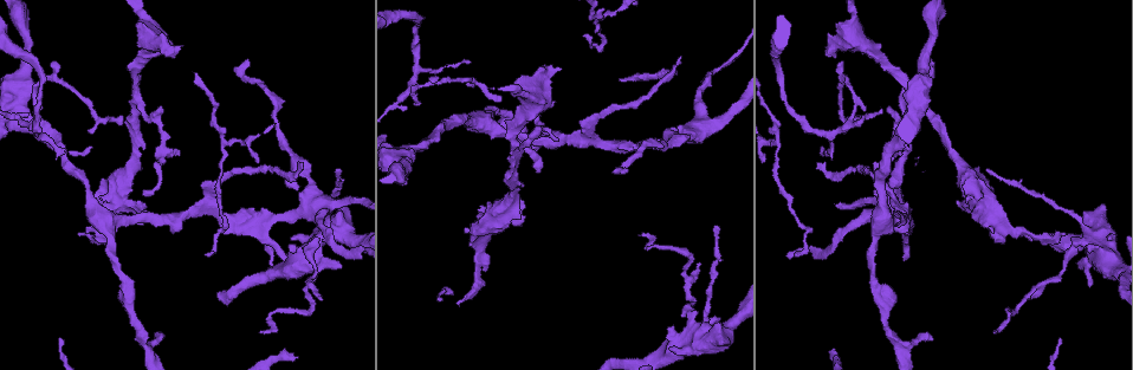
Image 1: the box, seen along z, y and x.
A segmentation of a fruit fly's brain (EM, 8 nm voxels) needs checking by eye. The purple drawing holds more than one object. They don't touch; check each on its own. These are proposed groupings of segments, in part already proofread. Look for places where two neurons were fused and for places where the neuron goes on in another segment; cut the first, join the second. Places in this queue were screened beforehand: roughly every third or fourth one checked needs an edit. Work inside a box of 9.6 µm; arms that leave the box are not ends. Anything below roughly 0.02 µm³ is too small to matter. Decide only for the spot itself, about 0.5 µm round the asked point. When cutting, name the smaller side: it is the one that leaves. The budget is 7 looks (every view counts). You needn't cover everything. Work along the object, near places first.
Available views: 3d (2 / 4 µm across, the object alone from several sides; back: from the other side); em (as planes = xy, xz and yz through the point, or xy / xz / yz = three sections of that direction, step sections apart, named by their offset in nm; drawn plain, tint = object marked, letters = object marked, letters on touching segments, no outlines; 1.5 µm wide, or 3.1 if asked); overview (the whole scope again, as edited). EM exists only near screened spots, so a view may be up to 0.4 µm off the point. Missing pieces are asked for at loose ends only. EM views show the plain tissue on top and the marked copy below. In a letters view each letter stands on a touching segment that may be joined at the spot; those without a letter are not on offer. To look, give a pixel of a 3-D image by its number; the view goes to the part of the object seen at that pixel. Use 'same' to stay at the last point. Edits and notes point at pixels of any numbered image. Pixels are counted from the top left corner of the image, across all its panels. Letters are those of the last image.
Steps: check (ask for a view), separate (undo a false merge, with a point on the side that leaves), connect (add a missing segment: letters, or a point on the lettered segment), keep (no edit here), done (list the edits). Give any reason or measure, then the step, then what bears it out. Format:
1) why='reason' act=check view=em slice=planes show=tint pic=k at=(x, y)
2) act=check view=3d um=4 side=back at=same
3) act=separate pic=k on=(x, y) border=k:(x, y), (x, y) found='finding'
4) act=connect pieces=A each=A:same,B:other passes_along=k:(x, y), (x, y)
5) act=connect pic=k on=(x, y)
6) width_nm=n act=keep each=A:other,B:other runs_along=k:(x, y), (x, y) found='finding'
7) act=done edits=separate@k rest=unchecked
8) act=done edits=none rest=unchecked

why='an open end' act=check view=em slice=planes show=tint pic=1 at=(337, 171)

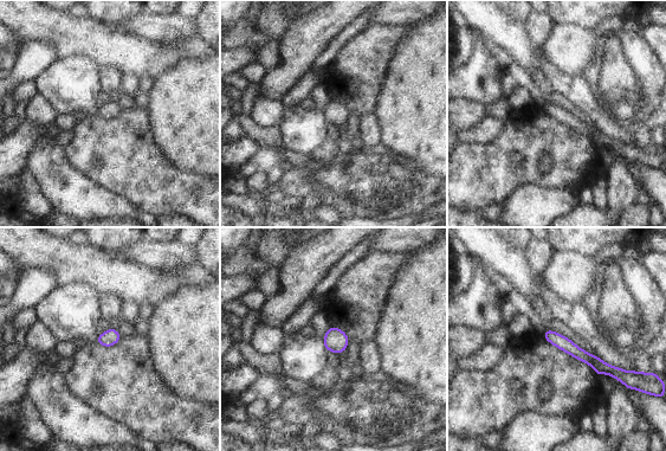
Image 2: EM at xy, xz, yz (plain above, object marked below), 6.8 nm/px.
why='what lies round it' act=check view=em slice=planes show=letters at=same

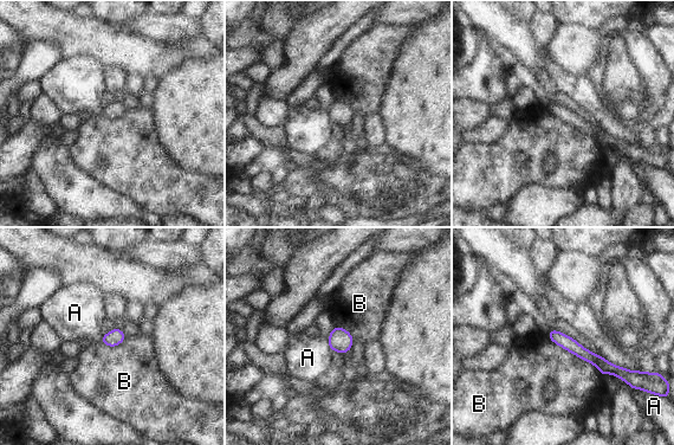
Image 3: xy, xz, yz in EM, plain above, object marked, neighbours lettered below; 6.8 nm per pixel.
act=keep each=A:other,B:other border=3:(546, 334), (590, 362), (601, 375) found='no lettered segment goes on from it'

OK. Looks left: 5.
why='branch stops here' act=check view=3d um=4 pic=1 at=(820, 162)

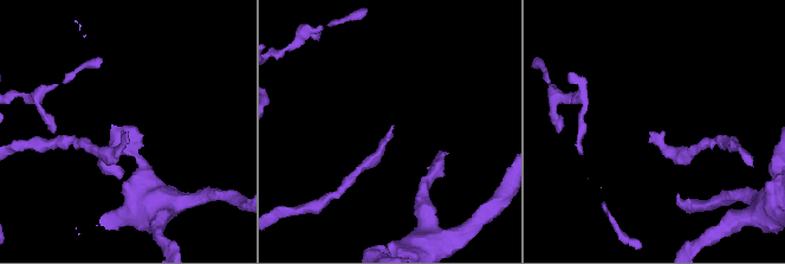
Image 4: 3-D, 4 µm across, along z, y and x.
act=check view=em slice=xz step=4 show=tint pic=4 at=(127, 134)

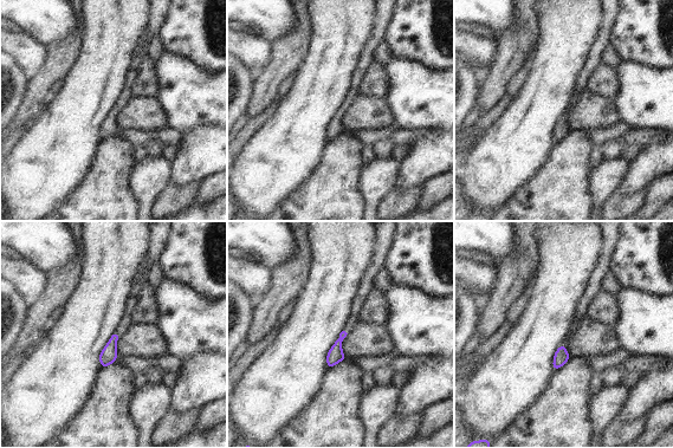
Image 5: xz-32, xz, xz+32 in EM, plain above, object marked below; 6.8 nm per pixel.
why='another direction' act=check view=em slice=planes show=letters at=same

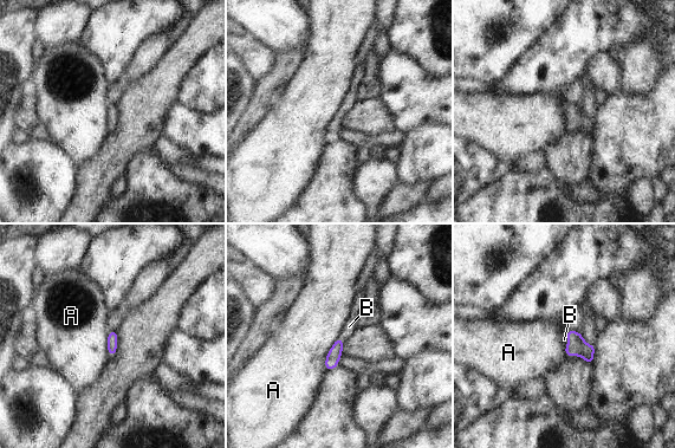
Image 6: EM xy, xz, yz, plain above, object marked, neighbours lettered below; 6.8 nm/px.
act=connect pic=6 on=(349, 326) each=A:other,B:same passes_along=6:(331, 362), (341, 339), (349, 326) found='it goes on there'

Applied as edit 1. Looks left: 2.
act=check view=overview

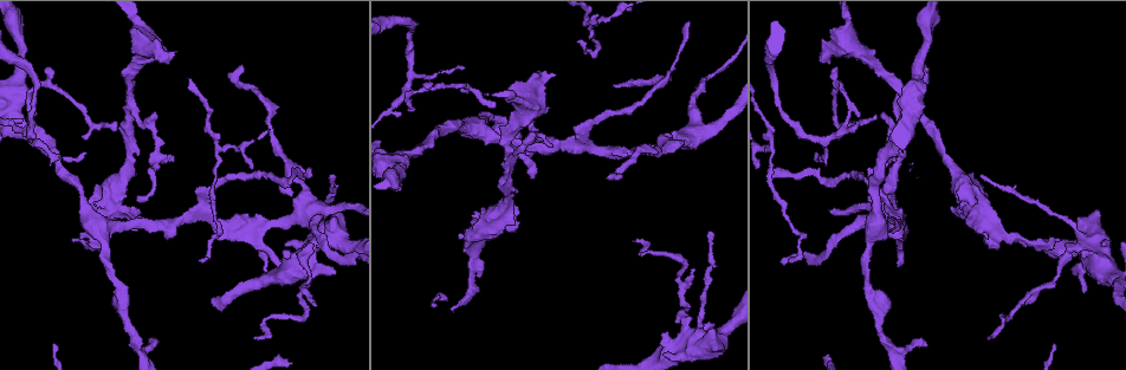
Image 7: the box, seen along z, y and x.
why='thin end' act=check view=em slice=yz step=8 show=letters pic=7 at=(583, 40)

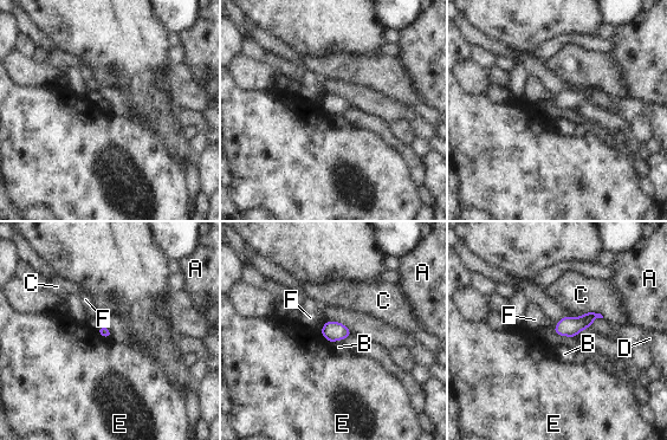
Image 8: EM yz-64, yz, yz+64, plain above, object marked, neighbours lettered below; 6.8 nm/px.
width_nm=70 act=keep each=A:other,B:other,C:other,D:other,E:other,F:other border=8:(325, 322), (321, 329) found='none of them fits'

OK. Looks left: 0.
act=done edits=connect@6 rest=unchecked

